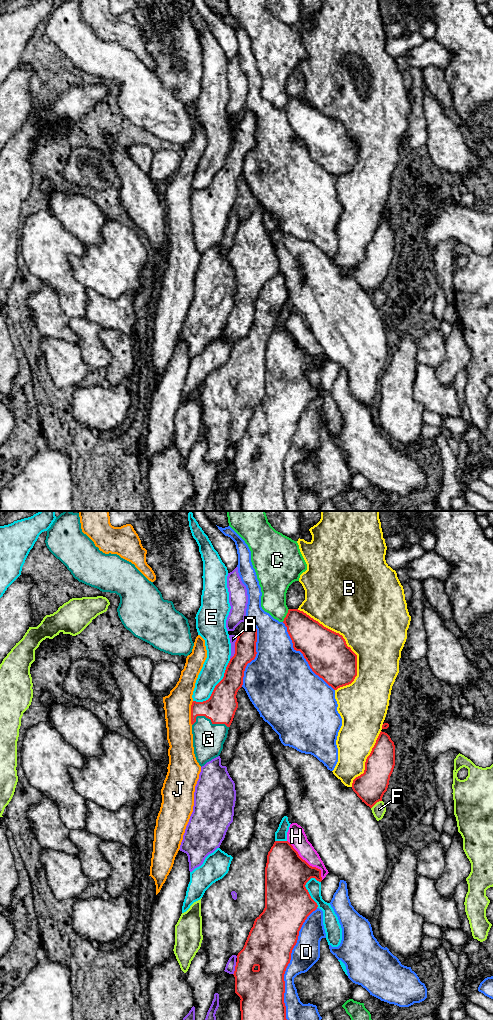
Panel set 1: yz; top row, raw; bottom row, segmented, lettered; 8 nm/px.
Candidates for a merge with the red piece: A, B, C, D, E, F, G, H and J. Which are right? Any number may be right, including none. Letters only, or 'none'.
G

